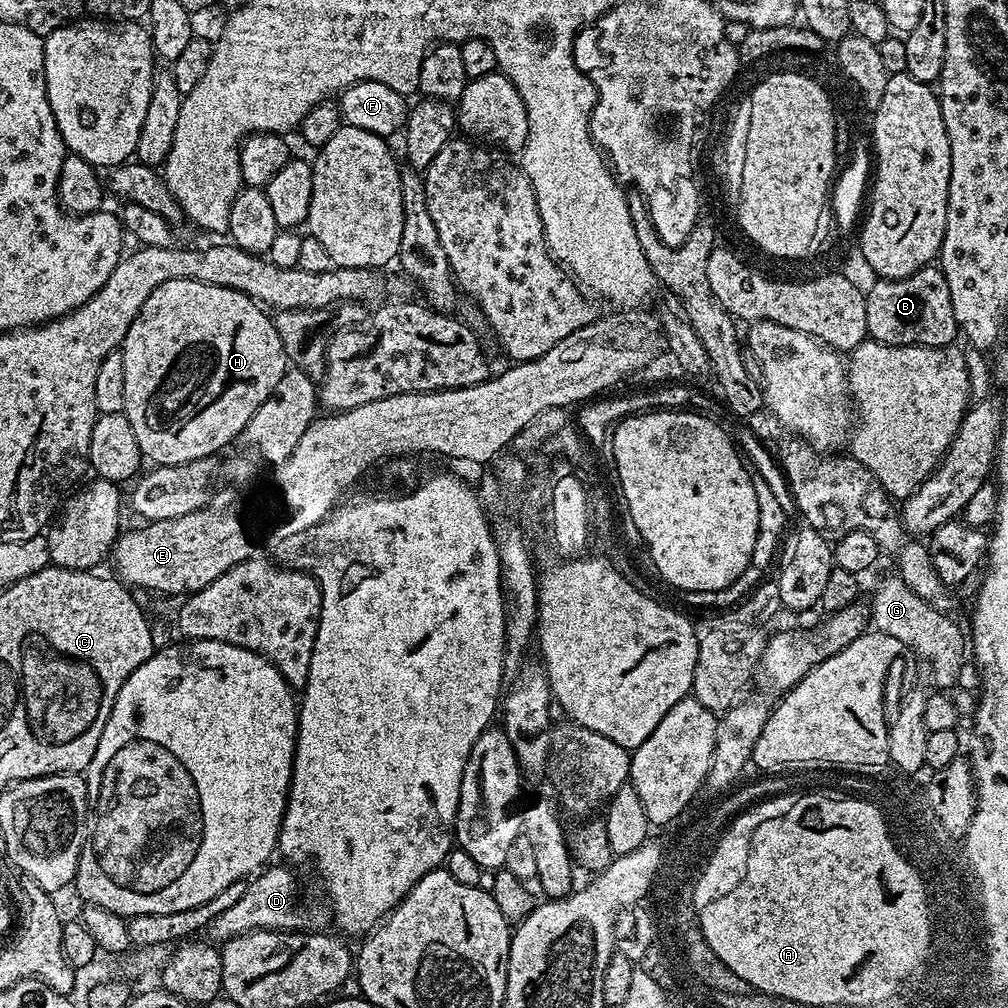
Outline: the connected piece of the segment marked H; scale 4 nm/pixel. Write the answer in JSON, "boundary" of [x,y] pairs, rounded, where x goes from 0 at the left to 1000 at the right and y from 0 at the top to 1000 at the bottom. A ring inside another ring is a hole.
{"boundary":[[[170,278],[153,288],[145,300],[141,300],[141,308],[129,319],[129,327],[125,327],[125,335],[121,342],[123,358],[125,359],[125,403],[123,412],[126,413],[129,423],[133,423],[133,435],[137,435],[140,453],[151,455],[152,461],[180,460],[192,458],[205,452],[213,453],[226,439],[233,438],[238,429],[252,415],[256,403],[268,395],[272,383],[280,375],[280,371],[287,364],[288,358],[280,347],[280,335],[276,335],[271,314],[253,298],[231,286],[212,284],[195,278]]]}

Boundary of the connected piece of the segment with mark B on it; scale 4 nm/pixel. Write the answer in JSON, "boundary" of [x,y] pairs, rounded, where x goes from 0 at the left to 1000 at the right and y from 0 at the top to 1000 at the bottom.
{"boundary":[[[922,264],[903,272],[894,278],[868,279],[865,287],[860,287],[857,299],[859,300],[859,323],[861,333],[872,341],[883,343],[919,343],[920,345],[938,345],[949,336],[950,326],[946,315],[946,304],[942,304],[942,284],[938,284],[938,276],[934,272],[932,265]]]}

